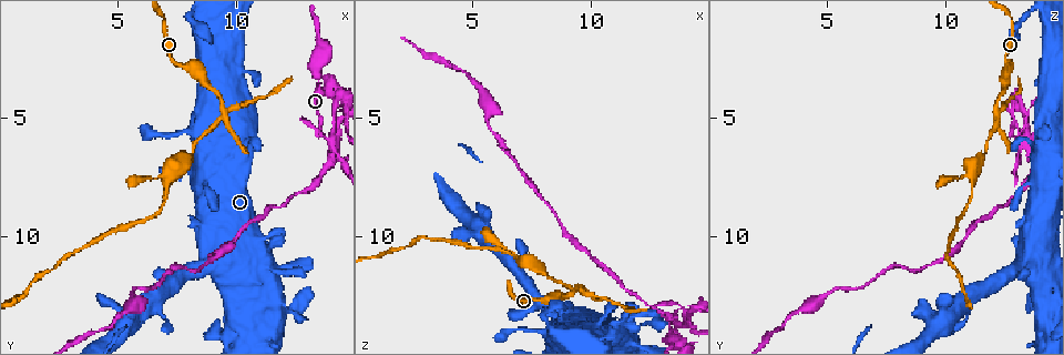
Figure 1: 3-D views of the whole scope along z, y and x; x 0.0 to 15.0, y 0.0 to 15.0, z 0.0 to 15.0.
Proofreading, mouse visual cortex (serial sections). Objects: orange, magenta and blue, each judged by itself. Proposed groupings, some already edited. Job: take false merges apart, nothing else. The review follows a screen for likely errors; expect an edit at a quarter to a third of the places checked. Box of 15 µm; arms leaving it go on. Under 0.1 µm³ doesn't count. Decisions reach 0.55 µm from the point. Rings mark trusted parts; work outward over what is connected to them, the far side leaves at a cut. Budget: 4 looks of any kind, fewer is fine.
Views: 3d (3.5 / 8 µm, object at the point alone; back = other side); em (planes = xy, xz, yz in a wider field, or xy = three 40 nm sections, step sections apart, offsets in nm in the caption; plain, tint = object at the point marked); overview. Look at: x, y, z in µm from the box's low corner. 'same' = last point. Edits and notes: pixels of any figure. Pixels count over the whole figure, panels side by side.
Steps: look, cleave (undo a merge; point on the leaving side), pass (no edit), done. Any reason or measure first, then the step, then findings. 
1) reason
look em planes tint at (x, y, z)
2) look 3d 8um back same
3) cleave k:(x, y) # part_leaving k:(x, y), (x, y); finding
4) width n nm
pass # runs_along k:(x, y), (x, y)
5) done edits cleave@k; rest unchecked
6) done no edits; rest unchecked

sharp bend
look em xy step 3 tint at (9.0, 11.1, 13.2)

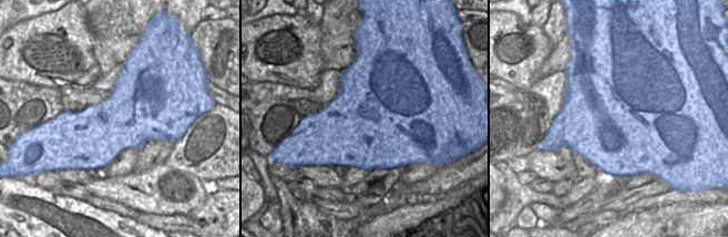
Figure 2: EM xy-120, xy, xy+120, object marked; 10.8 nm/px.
look 3d 3.5um back same

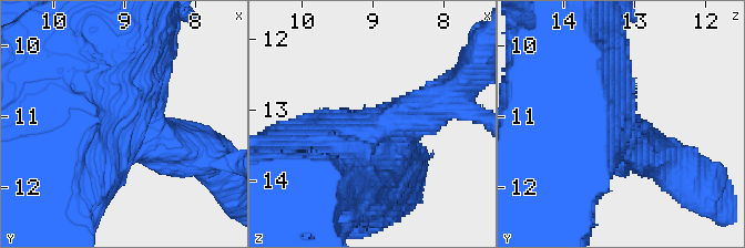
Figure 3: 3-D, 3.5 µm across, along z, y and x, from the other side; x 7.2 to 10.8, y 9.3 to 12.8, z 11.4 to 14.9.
pass # runs_along 3:(579, 91), (596, 182); continuous, no second cell

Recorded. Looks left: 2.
abrupt turn
look 3d 3.5um back at (12.2, 13.0, 13.8)

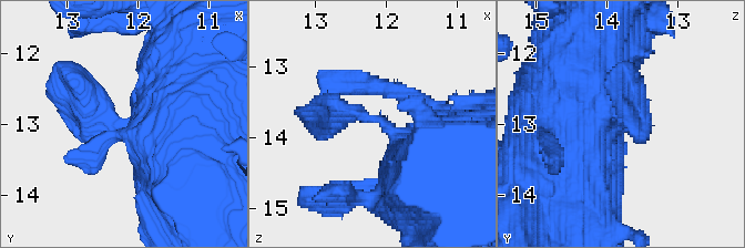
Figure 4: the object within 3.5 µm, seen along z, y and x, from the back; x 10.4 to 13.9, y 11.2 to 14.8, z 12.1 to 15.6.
look em xy step 1 tint at (12.25, 12.95, 13.75)

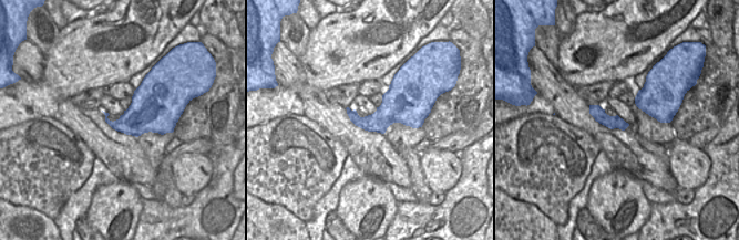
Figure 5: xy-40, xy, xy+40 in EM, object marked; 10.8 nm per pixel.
pass # one cell here

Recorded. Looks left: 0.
done no edits; rest unchecked

